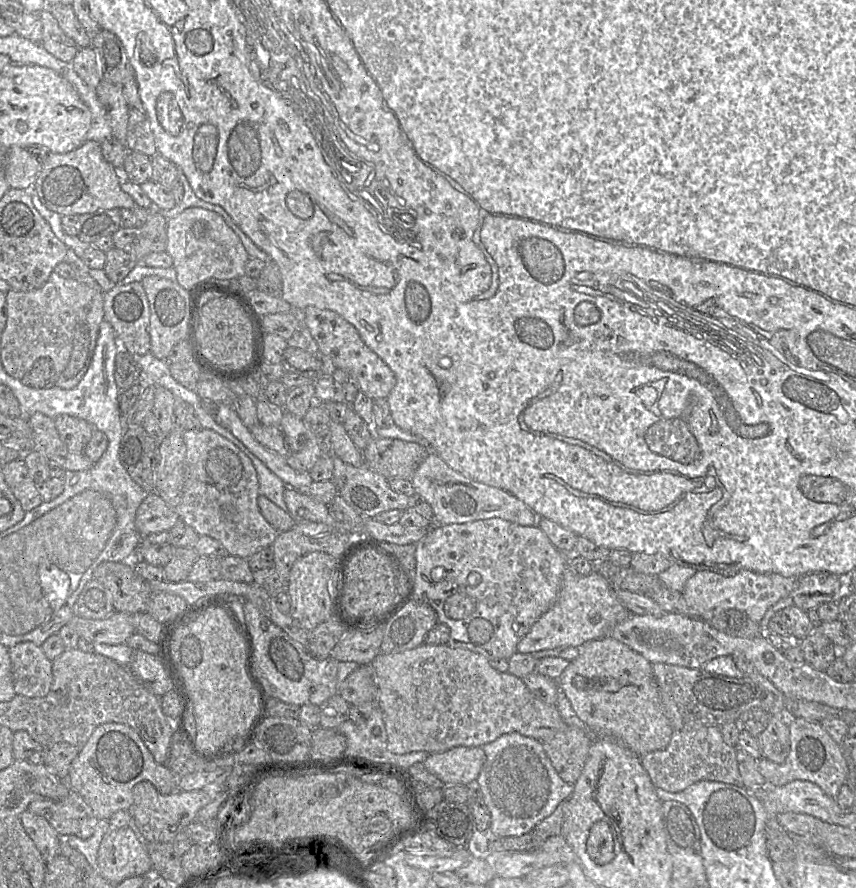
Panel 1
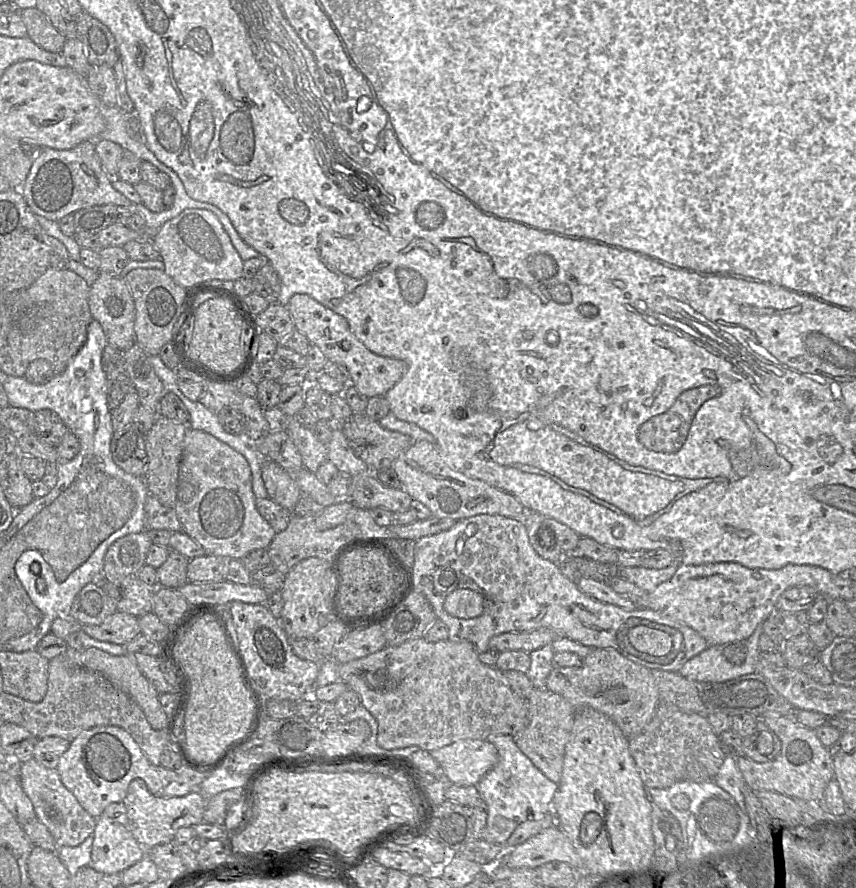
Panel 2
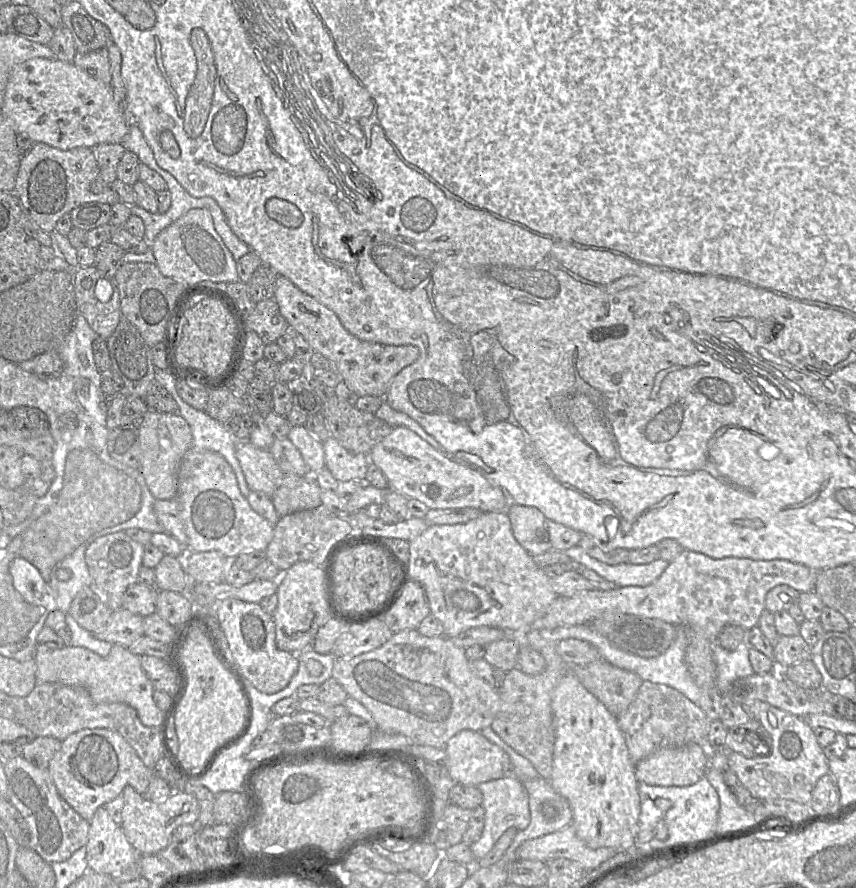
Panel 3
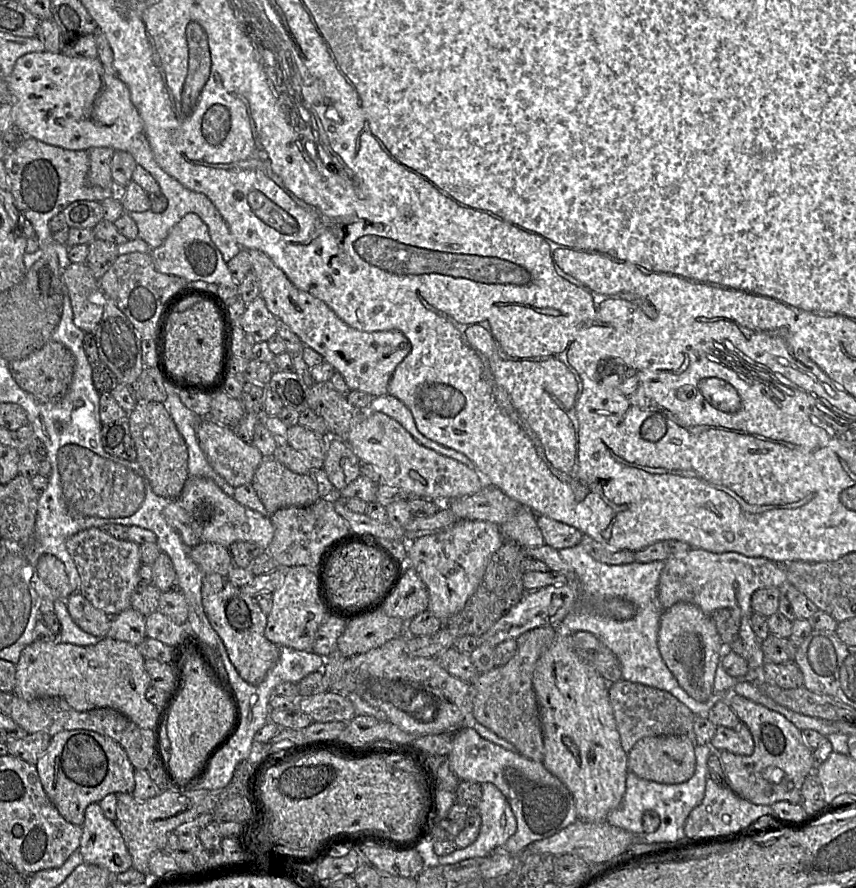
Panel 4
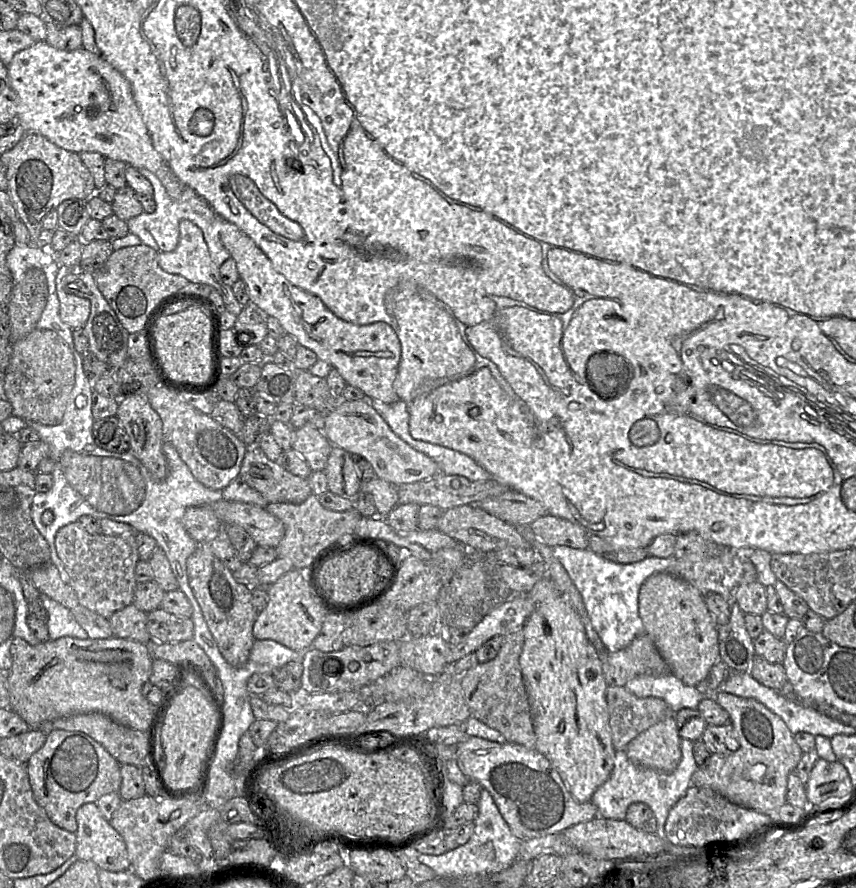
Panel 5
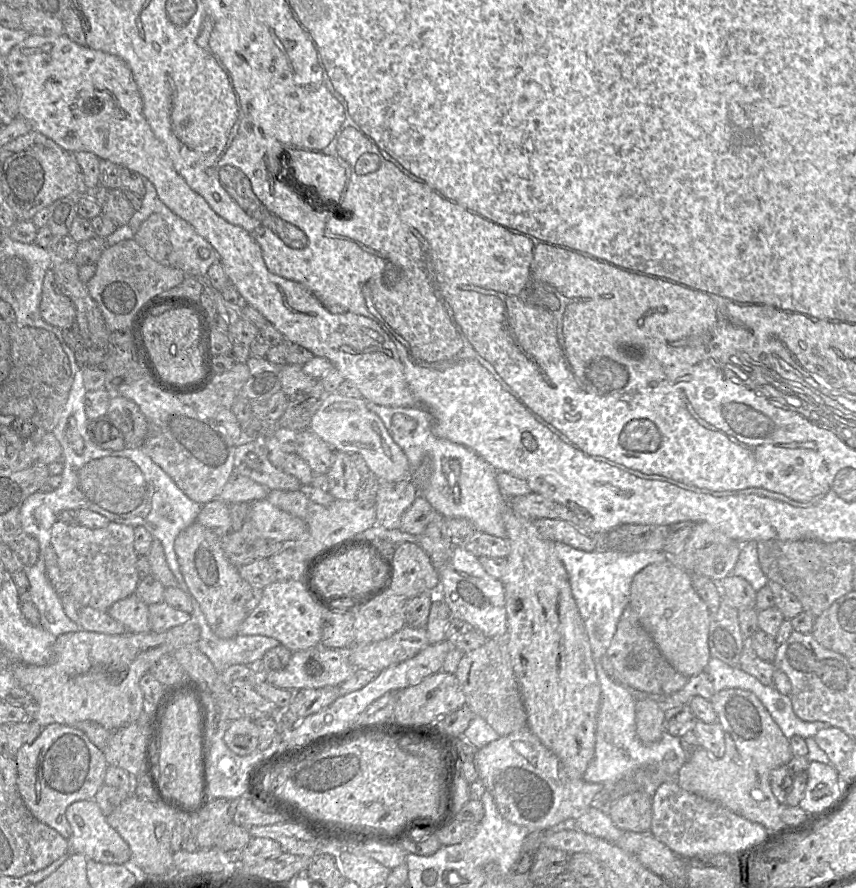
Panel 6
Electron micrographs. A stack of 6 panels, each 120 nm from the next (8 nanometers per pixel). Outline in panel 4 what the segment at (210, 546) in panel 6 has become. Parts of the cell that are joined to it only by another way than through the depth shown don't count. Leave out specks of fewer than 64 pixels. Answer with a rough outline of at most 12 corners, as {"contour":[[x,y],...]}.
{"contour":[[204,573],[204,612],[246,682],[280,656],[267,615],[227,577]]}

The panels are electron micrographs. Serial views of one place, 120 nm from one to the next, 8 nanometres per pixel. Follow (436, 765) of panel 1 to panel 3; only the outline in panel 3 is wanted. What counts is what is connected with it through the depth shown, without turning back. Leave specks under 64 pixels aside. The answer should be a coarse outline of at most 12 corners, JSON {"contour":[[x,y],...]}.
{"contour":[[478,731],[449,739],[445,767],[478,786],[512,774],[508,754]]}

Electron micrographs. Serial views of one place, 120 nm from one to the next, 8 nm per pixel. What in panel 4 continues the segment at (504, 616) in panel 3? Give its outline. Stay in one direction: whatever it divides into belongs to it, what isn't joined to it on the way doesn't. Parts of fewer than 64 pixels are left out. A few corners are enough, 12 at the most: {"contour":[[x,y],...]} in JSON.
{"contour":[[459,520],[408,544],[407,563],[443,623],[463,609],[500,526]]}

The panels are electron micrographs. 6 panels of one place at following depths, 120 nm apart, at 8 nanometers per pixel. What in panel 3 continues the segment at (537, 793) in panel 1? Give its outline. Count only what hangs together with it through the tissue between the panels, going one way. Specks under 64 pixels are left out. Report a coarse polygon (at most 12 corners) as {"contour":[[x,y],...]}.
{"contour":[[491,727],[479,731],[505,751],[512,774],[479,784],[484,828],[470,849],[483,858],[509,828],[530,822],[524,782],[533,765]]}

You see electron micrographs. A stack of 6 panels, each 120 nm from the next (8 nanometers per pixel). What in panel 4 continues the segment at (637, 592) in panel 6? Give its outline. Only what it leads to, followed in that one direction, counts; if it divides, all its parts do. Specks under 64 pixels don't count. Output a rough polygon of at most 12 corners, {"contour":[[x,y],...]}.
{"contour":[[691,603],[661,614],[657,643],[694,700],[714,694],[725,651],[711,615]]}

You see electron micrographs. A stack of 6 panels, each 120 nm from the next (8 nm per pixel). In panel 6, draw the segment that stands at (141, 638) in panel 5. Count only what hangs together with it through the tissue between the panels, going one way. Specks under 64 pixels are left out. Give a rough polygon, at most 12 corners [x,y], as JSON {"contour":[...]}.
{"contour":[[136,593],[107,613],[131,633],[150,631],[149,606]]}

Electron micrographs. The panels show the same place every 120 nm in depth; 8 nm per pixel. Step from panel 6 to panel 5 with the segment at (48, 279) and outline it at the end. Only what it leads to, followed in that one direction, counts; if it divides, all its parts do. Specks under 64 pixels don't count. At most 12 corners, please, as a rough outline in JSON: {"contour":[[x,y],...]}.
{"contour":[[60,265],[56,277],[59,316],[83,328],[90,301],[68,293],[64,277],[81,266]]}

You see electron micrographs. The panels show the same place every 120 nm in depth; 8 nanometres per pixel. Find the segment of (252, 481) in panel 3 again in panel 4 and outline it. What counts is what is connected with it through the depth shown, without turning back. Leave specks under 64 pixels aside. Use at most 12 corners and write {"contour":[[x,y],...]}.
{"contour":[[202,418],[199,446],[234,488],[251,483],[264,456],[232,428]]}

